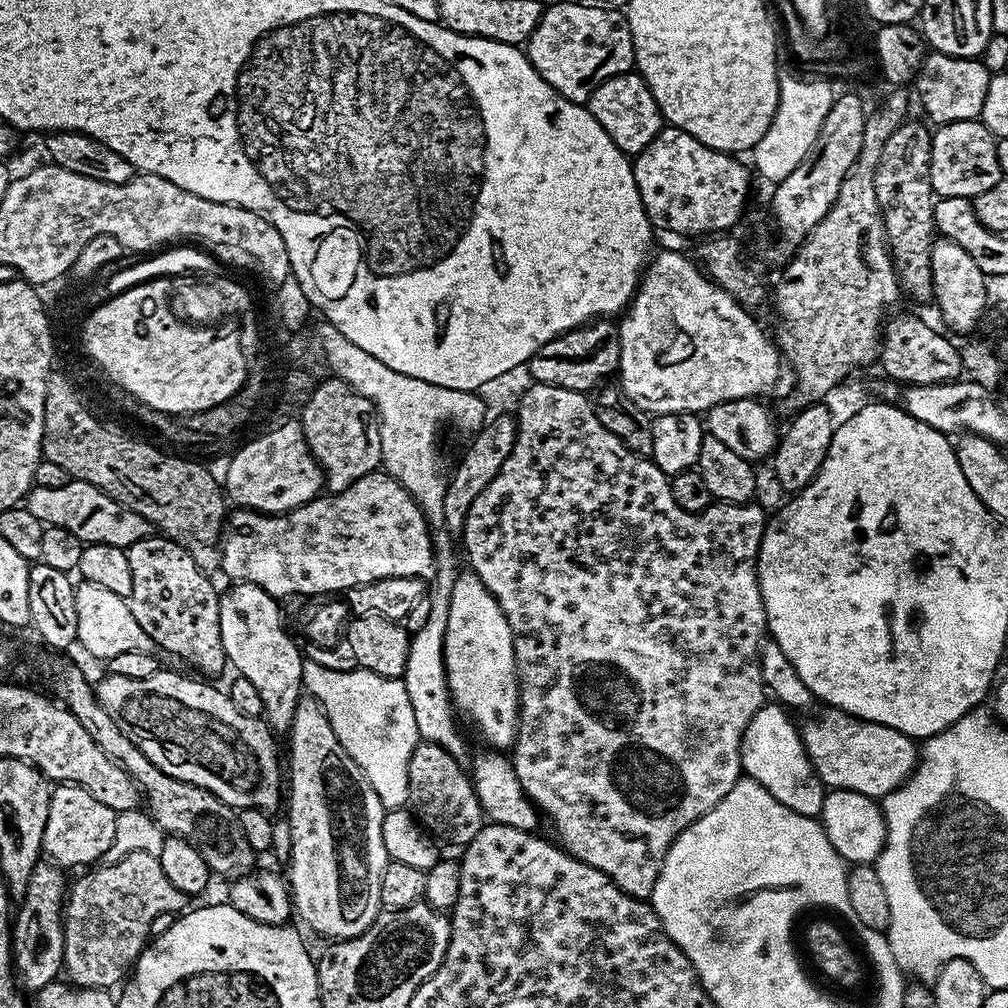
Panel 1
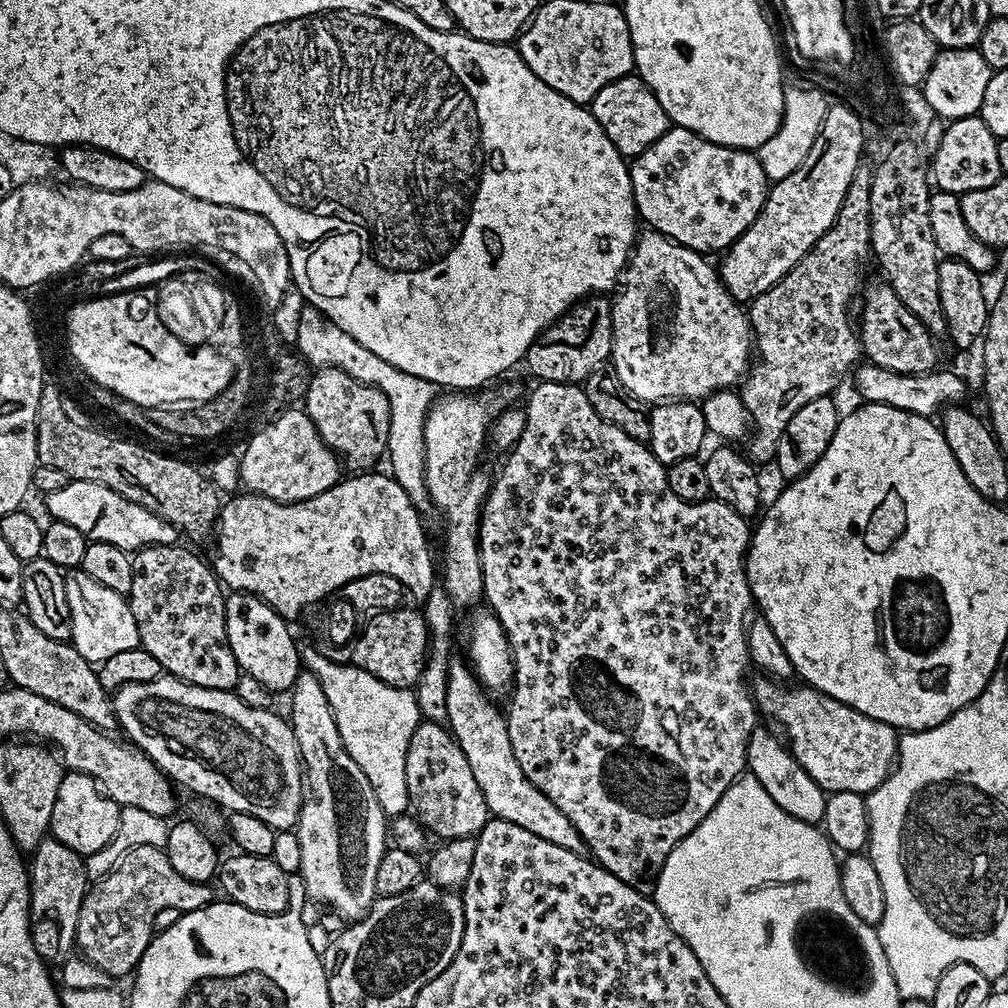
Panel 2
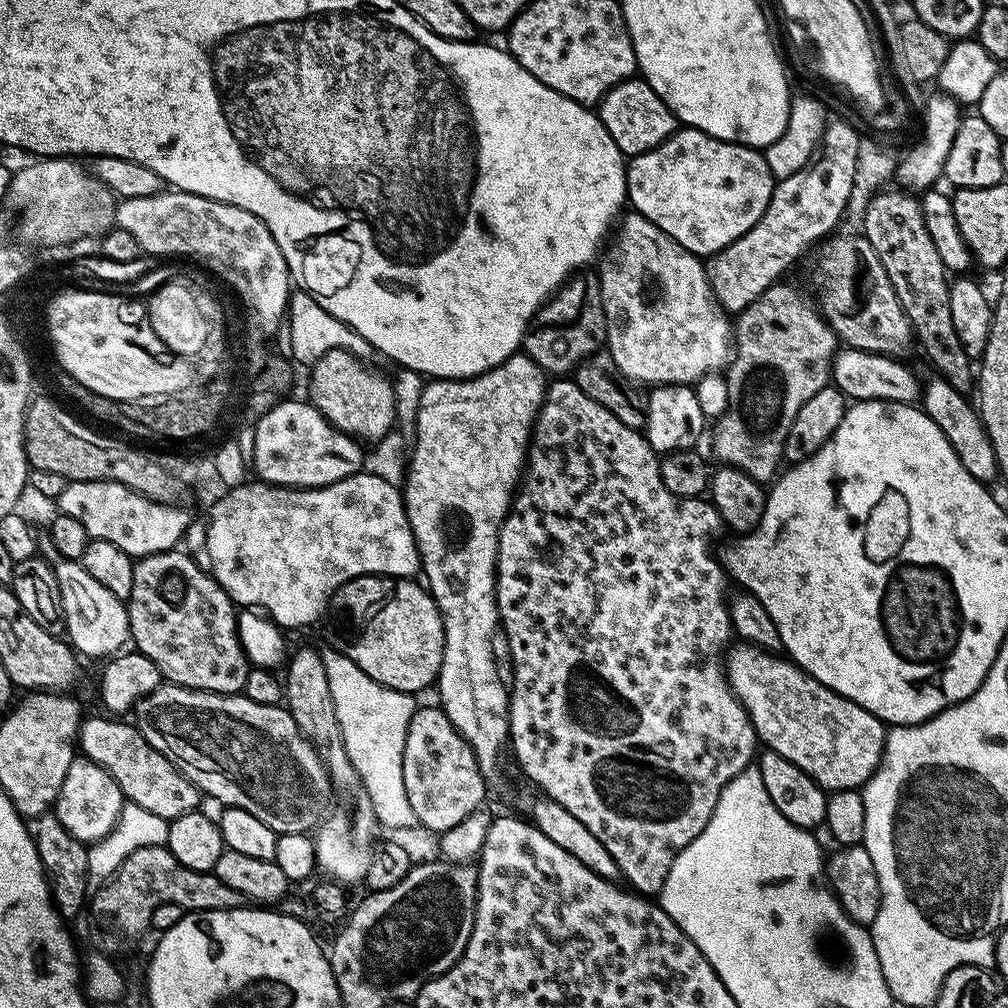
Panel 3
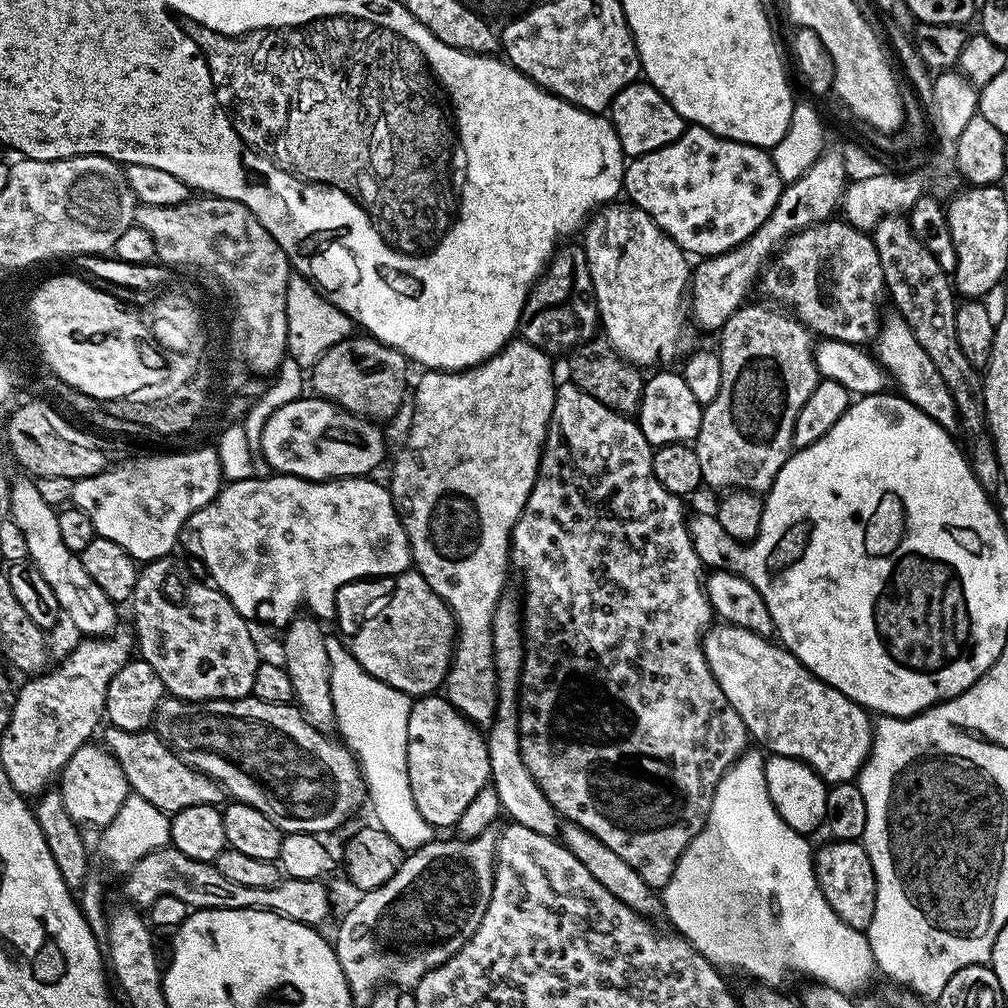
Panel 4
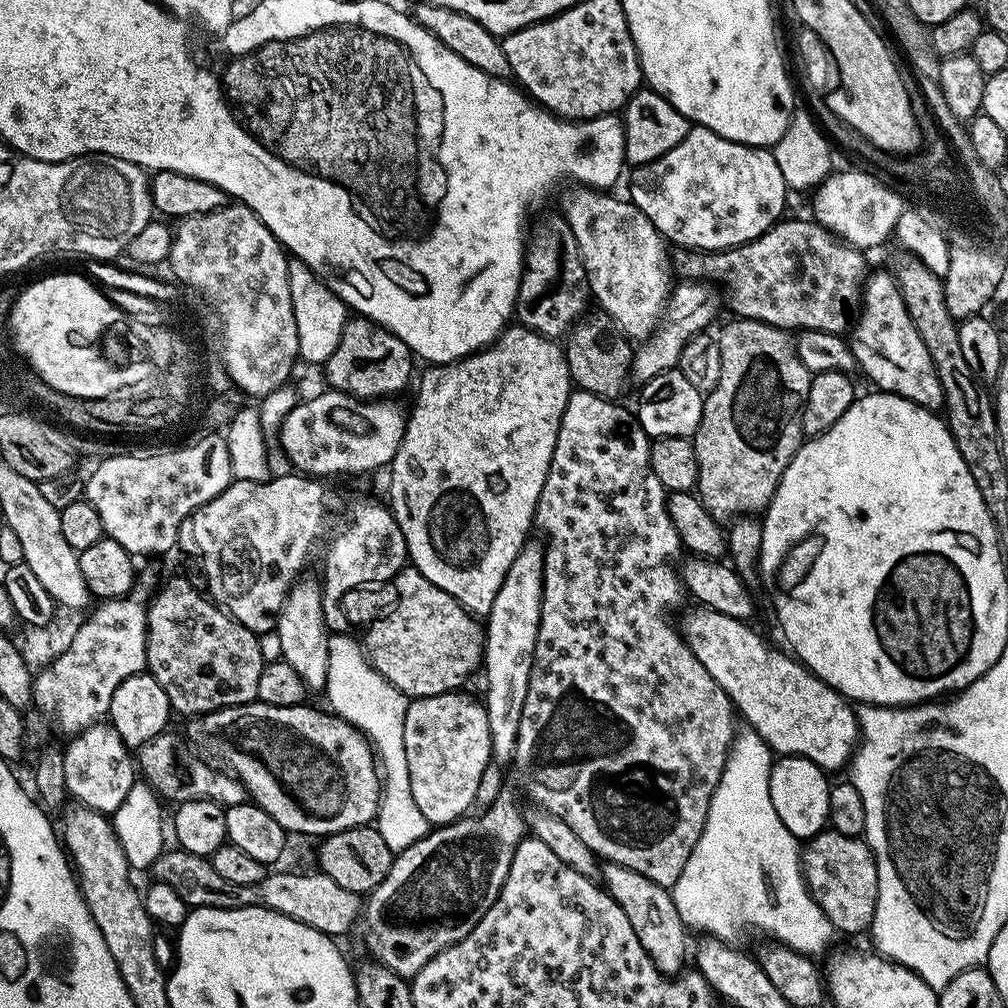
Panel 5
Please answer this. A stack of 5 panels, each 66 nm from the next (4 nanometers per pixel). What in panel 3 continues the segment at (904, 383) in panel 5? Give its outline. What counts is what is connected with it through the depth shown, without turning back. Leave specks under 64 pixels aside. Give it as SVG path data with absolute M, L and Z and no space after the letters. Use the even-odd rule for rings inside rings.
M925 375L922 380L924 413L932 419L934 426L938 426L938 430L942 430L942 434L946 434L946 442L950 442L954 454L958 454L958 462L966 466L968 473L981 484L991 485L991 480L997 479L998 465L992 439L980 421L979 411L973 405L972 408L968 405L969 397L965 393L954 390L954 386L950 386L950 382L943 380L940 375L931 375Z

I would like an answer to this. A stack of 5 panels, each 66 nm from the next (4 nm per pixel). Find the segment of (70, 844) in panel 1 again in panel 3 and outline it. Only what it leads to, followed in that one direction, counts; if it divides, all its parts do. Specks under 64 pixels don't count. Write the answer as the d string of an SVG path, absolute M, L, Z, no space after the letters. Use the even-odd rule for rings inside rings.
M77 758L70 762L70 770L66 770L62 790L54 805L54 815L70 834L74 834L74 838L91 846L110 834L110 830L118 822L124 803L126 801L118 782L106 769L93 760Z

